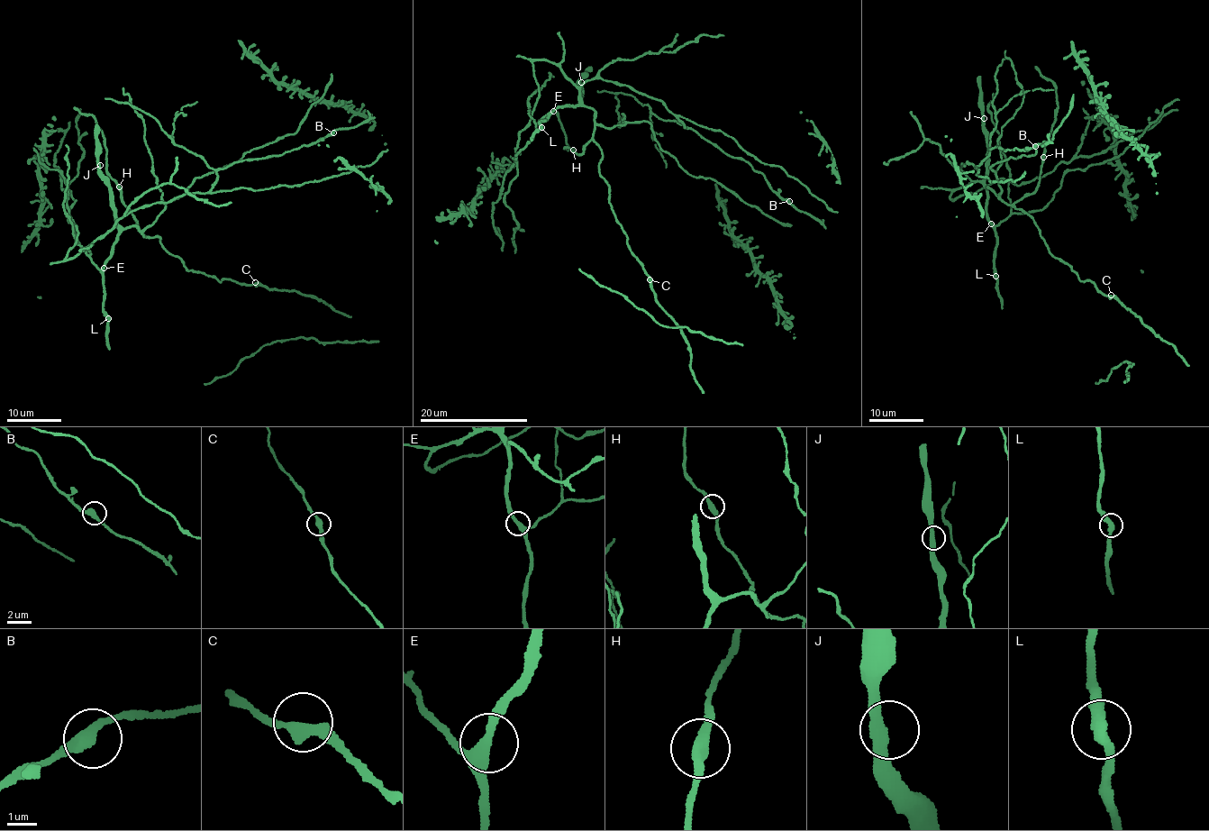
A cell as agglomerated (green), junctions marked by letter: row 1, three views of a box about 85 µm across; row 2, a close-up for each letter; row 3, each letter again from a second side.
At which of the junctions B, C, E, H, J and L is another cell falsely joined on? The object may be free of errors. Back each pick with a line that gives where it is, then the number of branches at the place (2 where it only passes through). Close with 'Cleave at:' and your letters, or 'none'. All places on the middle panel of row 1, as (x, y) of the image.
Cleave at: none

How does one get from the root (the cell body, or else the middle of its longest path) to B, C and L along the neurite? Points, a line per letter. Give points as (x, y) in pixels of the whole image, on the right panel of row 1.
B: (988, 187), (966, 176), (961, 164), (977, 167), (995, 146), (1005, 151), (1027, 151), (1035, 146)
C: (988, 187), (1007, 205), (1028, 215), (1054, 257), (1068, 264), (1081, 281), (1093, 281), (1104, 295), (1111, 295)
L: (988, 187), (986, 212), (996, 238), (995, 276)

